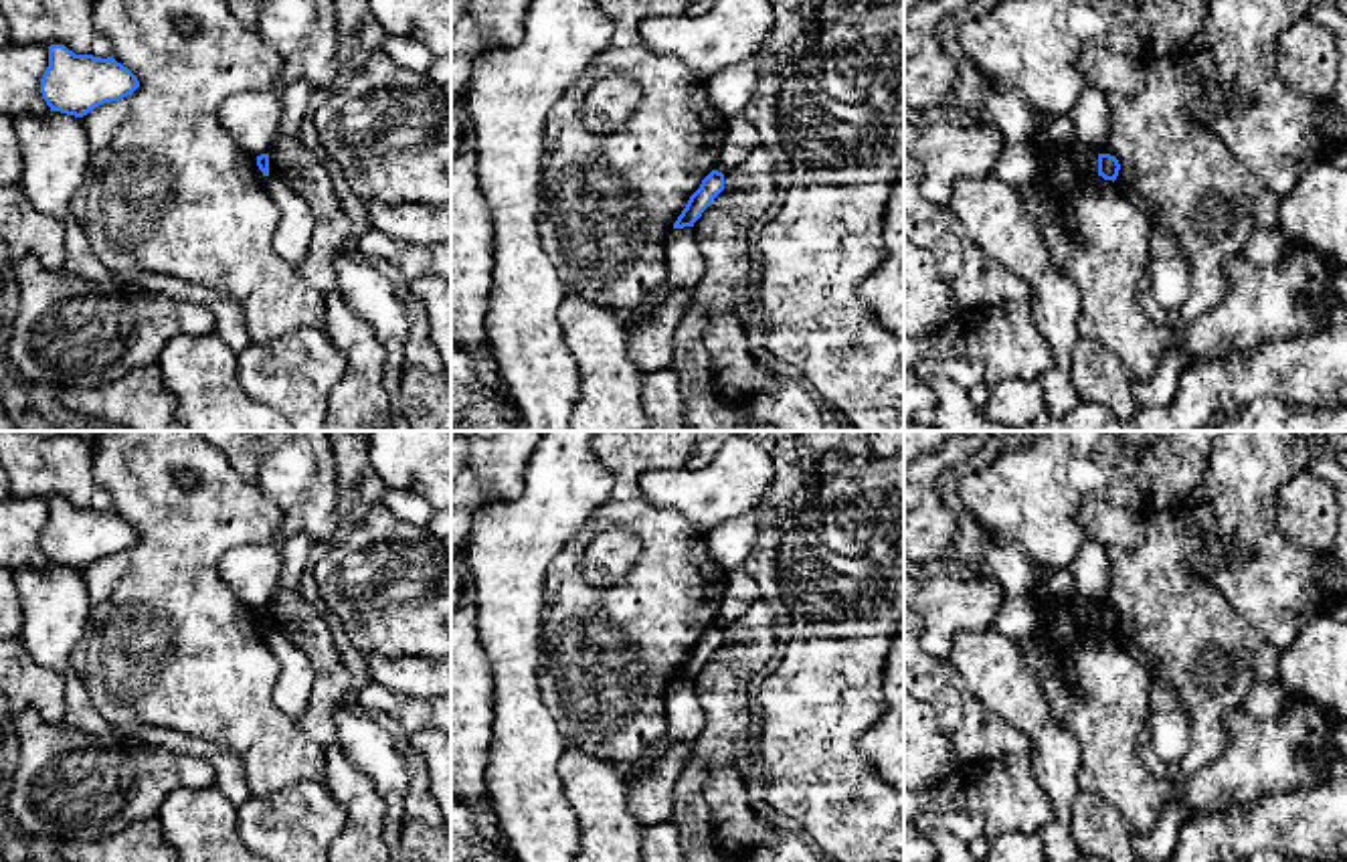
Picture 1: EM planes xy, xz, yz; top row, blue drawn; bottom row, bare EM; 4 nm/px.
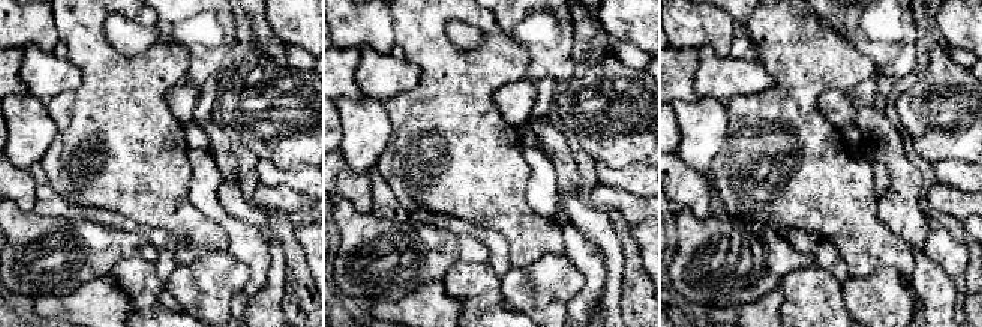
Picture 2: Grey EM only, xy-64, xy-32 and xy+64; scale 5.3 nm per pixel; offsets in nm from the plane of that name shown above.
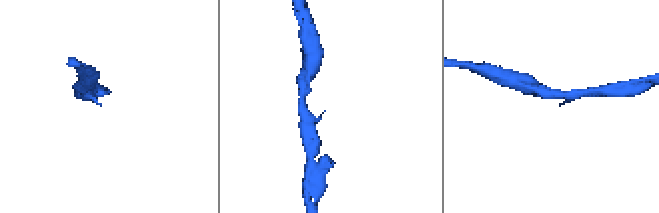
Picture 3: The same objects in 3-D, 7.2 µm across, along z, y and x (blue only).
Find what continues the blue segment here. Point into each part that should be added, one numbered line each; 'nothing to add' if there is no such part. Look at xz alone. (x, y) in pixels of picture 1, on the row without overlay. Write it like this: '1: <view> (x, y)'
nothing to add

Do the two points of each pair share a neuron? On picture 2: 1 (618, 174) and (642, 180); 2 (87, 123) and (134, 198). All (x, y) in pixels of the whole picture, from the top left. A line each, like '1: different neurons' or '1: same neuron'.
1: same neuron
2: same neuron

